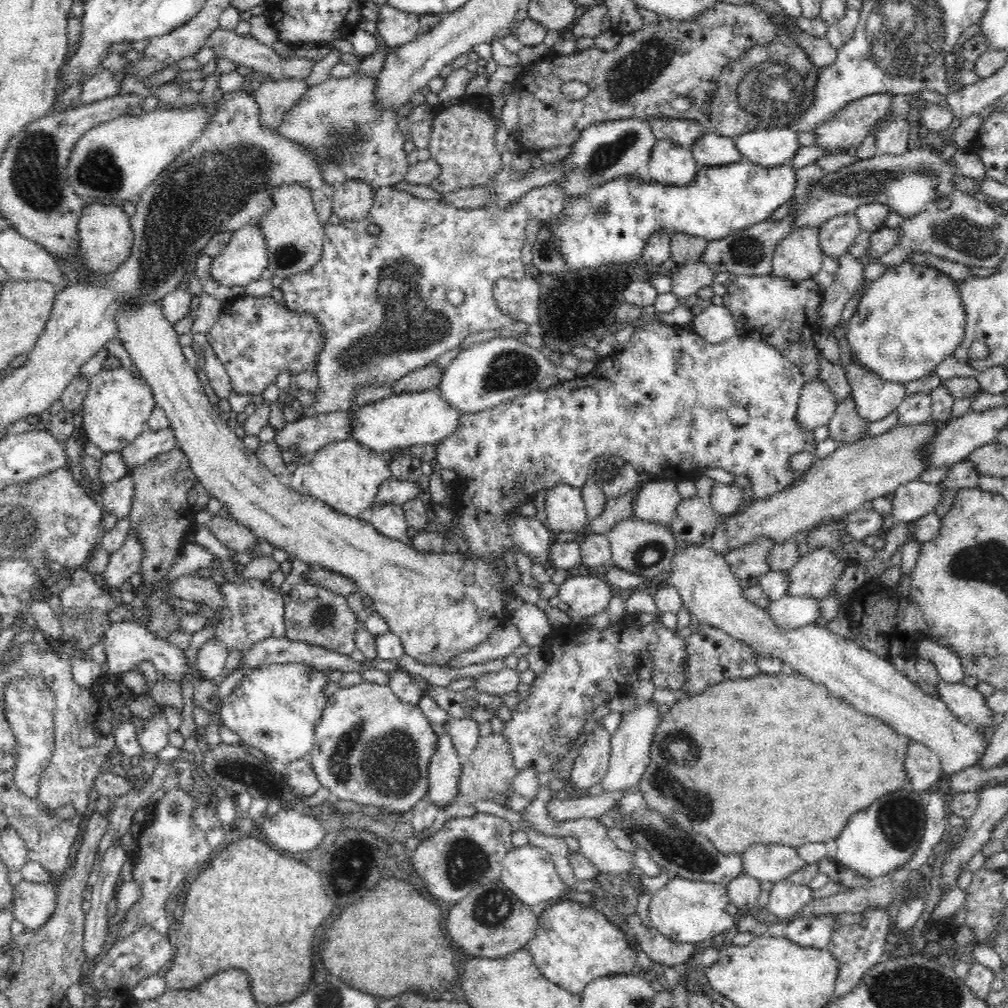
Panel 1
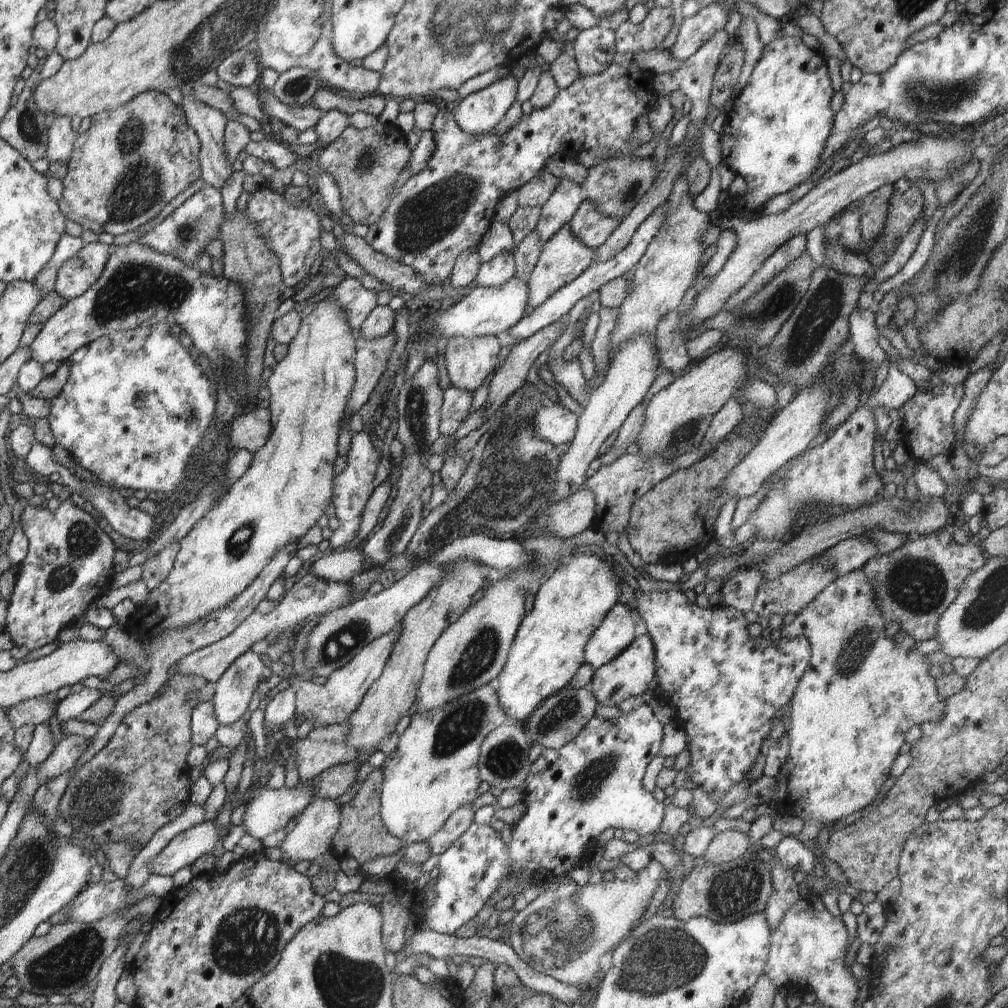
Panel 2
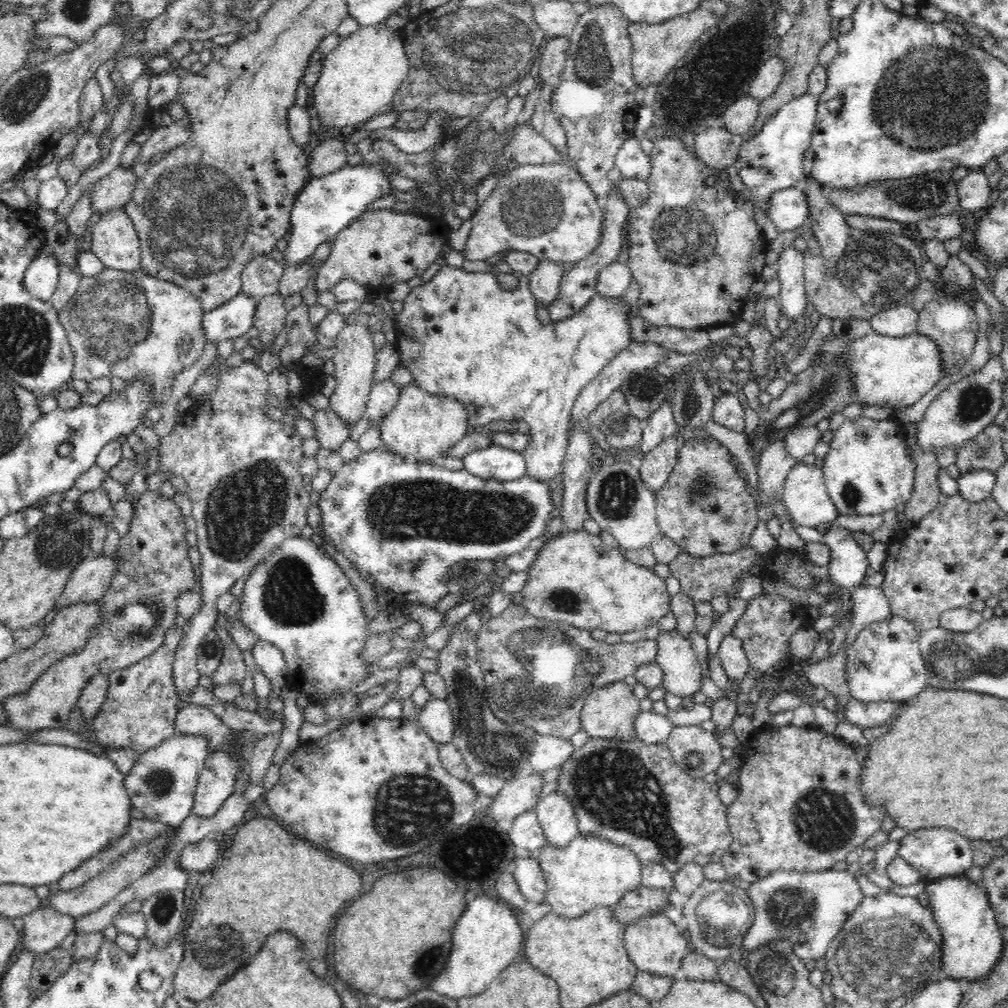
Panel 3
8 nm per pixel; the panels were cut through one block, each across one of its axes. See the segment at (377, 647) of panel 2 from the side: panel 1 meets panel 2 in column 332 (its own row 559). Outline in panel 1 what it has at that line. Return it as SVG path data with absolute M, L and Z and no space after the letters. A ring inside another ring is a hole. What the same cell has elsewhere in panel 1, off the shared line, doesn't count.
M687 543L685 548L676 552L672 559L667 582L680 593L684 607L689 610L692 619L696 622L723 630L726 634L730 634L730 637L752 647L756 653L780 659L785 669L800 673L815 683L824 684L835 697L846 699L856 710L860 710L868 716L879 718L903 736L927 745L941 760L945 778L953 777L953 774L959 770L977 766L977 760L986 750L989 740L984 738L983 733L978 733L976 729L960 722L950 712L947 704L942 702L942 699L922 692L918 683L910 681L902 672L896 670L892 662L860 647L854 640L845 640L839 634L832 633L817 623L794 628L794 630L777 628L773 618L767 613L769 610L765 610L765 607L760 608L746 600L743 593L744 588L741 587L739 578L731 571L730 565L725 561L725 555L716 552L713 548Z

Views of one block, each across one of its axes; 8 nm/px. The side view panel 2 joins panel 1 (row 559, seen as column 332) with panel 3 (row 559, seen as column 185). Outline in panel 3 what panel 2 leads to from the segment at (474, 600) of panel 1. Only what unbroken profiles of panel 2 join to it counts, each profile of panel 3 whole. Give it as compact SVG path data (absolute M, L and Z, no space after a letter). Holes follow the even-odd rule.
M585 530L563 531L546 541L528 570L528 582L522 594L520 605L533 617L568 623L582 630L598 628L620 635L628 631L644 631L648 626L656 625L670 611L671 601L671 596L666 591L666 579L657 576L653 568L630 562L620 548L607 546L600 535L590 534Z

